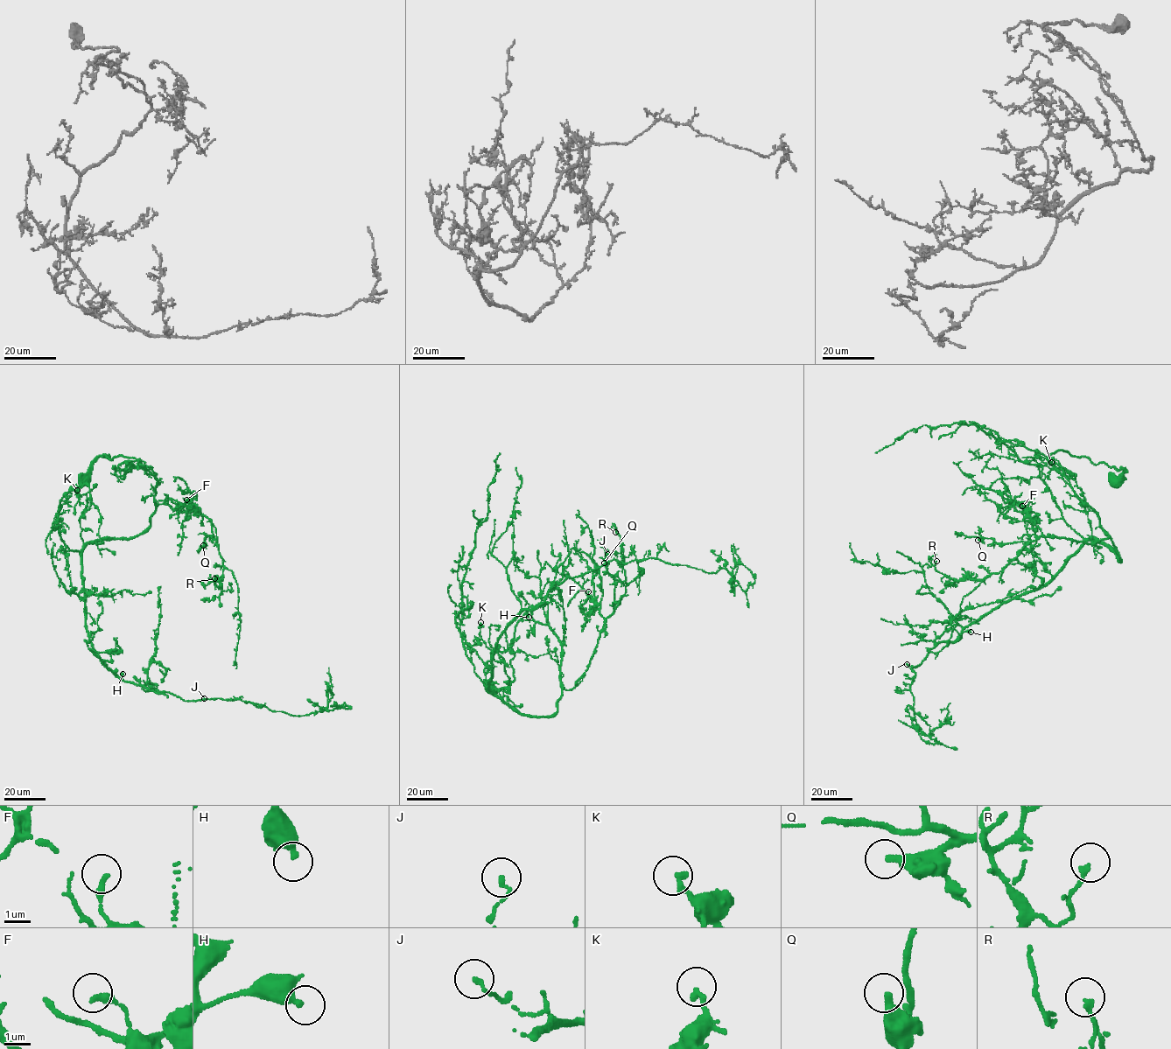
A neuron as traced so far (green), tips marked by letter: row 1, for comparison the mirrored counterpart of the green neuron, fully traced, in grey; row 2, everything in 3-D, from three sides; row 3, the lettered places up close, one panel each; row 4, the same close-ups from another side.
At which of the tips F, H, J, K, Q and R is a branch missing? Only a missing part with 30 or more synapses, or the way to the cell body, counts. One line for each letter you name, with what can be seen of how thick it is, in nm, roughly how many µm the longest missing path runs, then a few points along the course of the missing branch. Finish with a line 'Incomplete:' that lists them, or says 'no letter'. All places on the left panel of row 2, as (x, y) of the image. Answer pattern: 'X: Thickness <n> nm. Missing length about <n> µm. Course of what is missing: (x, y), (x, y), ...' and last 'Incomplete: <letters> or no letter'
Q: Thickness 360 nm. Missing length about 25 µm. Course of what is missing: (203, 545), (199, 554), (180, 546)
Incomplete: Q

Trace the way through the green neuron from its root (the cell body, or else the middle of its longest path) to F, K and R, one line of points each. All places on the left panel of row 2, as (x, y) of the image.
F: (83, 478), (101, 456), (133, 458), (157, 480), (155, 502), (200, 514), (186, 500)
K: (83, 478), (105, 454), (137, 459), (157, 480), (150, 527), (83, 542), (80, 519), (87, 500), (77, 490)
R: (83, 478), (105, 454), (137, 459), (157, 480), (155, 502), (210, 520), (221, 588), (214, 578)

